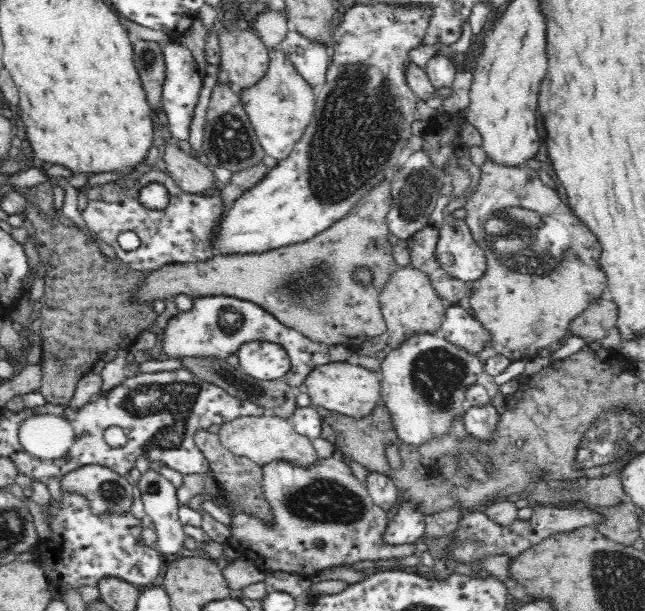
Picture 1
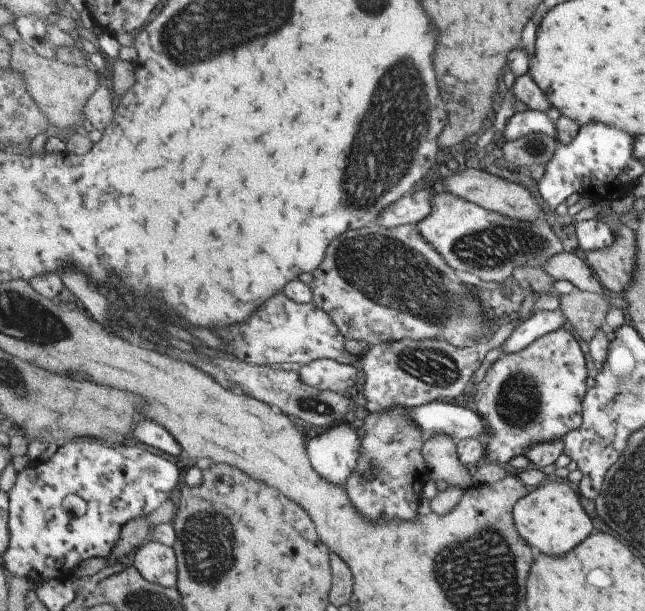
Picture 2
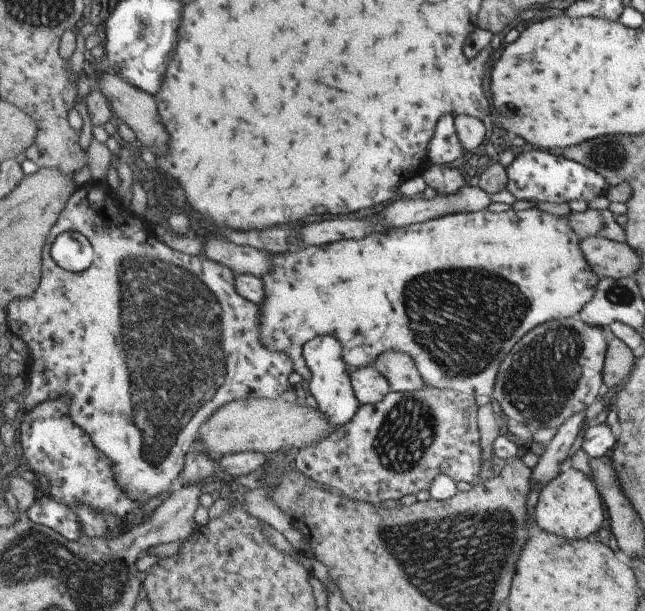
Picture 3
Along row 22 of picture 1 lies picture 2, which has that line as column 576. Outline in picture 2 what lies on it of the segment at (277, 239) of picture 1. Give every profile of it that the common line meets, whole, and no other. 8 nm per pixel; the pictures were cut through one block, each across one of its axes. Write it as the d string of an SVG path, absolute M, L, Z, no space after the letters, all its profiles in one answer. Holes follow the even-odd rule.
M561 327L538 338L523 350L501 355L489 367L483 380L473 391L477 412L484 418L484 423L493 432L495 440L517 438L519 452L524 454L532 444L563 439L566 434L581 428L584 423L584 398L590 388L587 386L587 378L590 375L583 348L579 346L577 338L571 330Z

